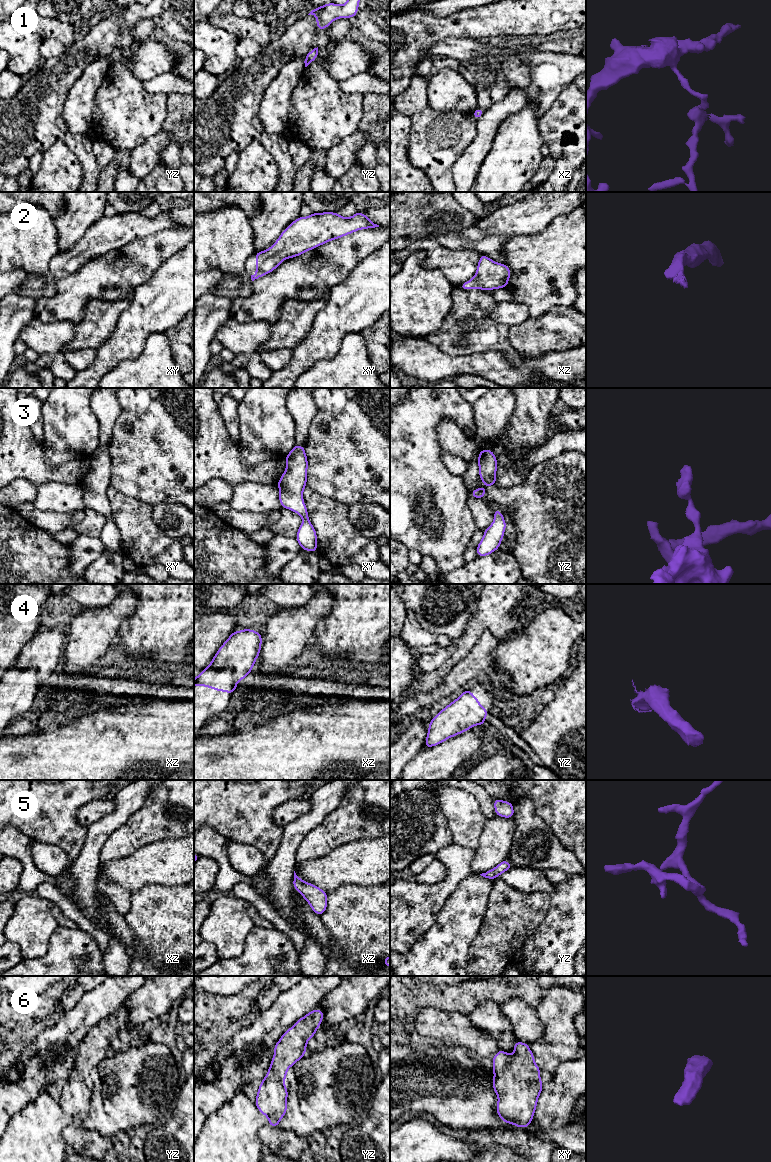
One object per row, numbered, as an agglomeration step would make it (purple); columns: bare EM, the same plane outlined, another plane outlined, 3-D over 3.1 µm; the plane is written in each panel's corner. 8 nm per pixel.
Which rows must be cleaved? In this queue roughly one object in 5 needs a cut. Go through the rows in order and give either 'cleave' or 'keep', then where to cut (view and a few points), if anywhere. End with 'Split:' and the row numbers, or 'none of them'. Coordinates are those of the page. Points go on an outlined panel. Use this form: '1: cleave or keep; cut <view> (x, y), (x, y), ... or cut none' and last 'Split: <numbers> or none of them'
1: keep; cut none
2: keep; cut none
3: keep; cut none
4: keep; cut none
5: keep; cut none
6: keep; cut none
Split: none of them

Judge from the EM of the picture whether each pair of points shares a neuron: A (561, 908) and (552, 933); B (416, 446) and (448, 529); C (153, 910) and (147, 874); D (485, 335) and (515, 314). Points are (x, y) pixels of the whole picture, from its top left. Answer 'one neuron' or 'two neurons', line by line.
A: one neuron
B: one neuron
C: two neurons
D: two neurons

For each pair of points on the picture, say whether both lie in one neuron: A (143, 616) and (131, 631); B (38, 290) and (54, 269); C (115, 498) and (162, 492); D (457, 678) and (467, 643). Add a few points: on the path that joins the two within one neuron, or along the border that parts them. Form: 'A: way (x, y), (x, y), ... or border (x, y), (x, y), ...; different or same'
A: way (142, 620), (135, 627); same
B: way (43, 285), (54, 274); same
C: border (110, 485), (124, 494), (133, 496), (151, 505); different
D: border (478, 639), (474, 646), (446, 673); different

